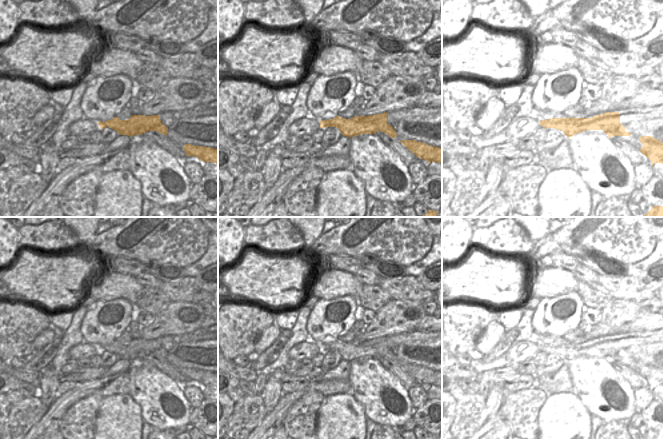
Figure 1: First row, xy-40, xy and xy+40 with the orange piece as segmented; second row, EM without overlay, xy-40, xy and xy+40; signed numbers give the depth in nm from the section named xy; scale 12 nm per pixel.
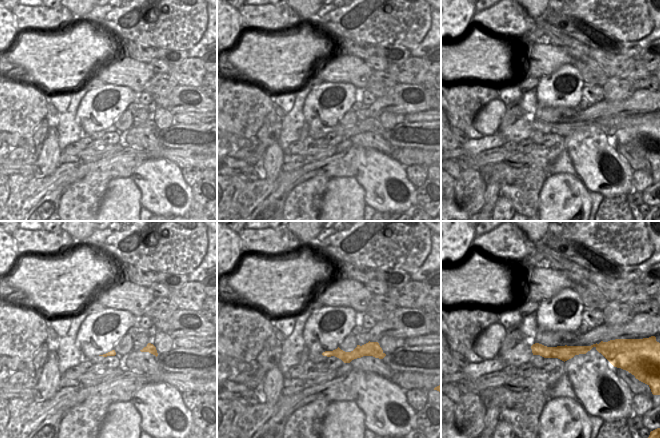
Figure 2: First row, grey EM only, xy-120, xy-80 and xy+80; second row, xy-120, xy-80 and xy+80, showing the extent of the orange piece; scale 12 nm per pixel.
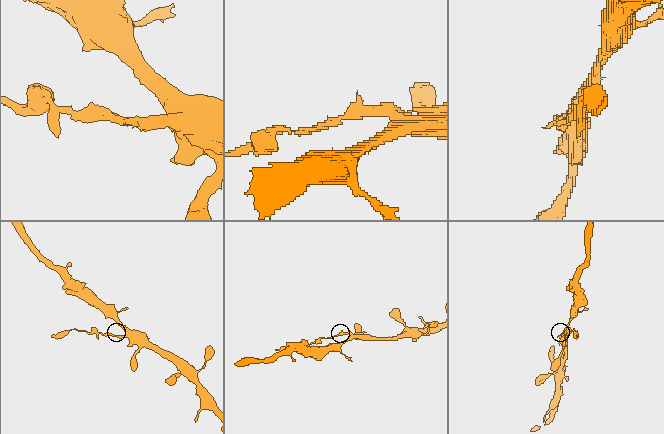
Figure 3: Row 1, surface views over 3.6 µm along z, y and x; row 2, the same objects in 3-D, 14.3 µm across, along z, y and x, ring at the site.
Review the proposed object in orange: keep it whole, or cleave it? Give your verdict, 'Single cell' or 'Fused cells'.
Fused cells.

